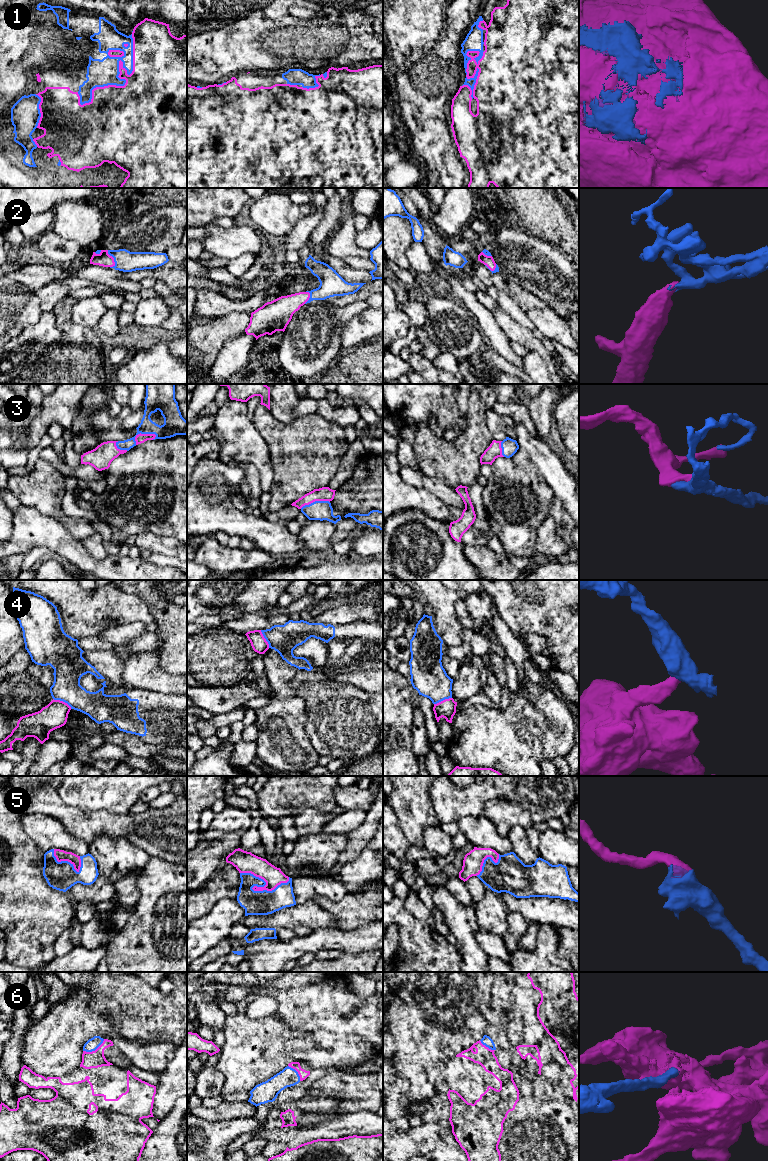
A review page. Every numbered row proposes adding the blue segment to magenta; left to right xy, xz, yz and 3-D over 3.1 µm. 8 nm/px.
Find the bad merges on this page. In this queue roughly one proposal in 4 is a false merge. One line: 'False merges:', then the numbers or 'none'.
False merges: 4, 6

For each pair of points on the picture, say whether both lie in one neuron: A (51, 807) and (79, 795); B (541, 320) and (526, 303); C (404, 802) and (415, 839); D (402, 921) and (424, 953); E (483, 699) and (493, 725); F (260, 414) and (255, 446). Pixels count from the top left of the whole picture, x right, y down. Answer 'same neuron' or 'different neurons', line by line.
A: different neurons
B: different neurons
C: same neuron
D: same neuron
E: different neurons
F: different neurons

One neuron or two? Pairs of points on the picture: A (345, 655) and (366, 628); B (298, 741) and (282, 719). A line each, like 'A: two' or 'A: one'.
A: one
B: one

